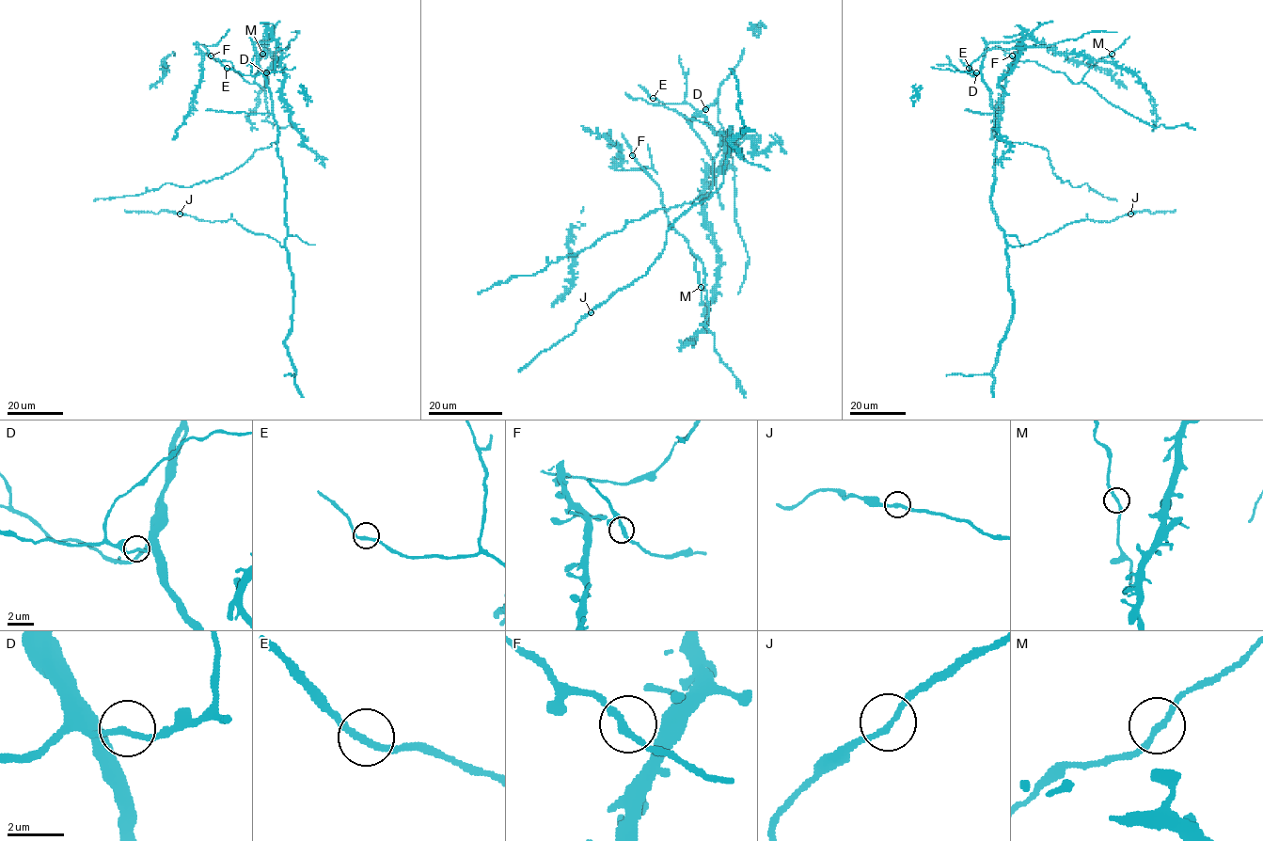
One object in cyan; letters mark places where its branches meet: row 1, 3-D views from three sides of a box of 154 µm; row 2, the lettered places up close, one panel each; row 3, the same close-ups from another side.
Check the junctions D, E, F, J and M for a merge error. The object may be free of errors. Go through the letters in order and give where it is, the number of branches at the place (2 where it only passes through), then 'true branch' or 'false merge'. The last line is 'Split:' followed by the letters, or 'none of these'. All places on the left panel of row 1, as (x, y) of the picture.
D: (266, 72) | 2 | true branch
E: (227, 68) | 2 | true branch
F: (211, 55) | 2 | true branch
J: (180, 214) | 2 | true branch
M: (262, 54) | 2 | true branch
Split: none of these

